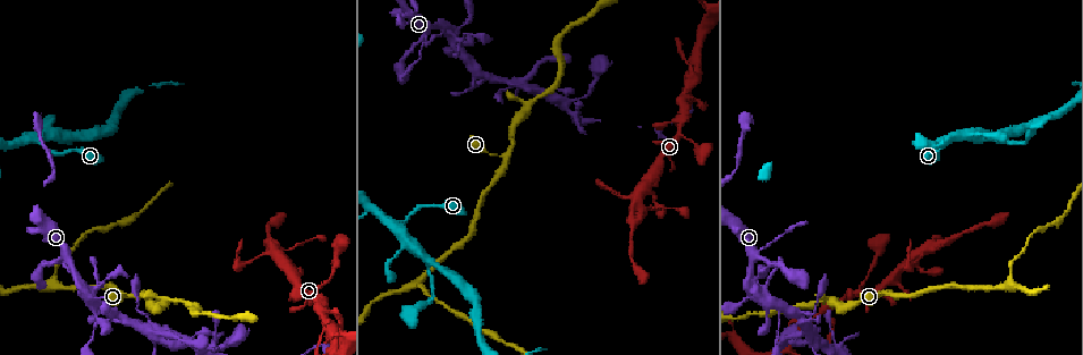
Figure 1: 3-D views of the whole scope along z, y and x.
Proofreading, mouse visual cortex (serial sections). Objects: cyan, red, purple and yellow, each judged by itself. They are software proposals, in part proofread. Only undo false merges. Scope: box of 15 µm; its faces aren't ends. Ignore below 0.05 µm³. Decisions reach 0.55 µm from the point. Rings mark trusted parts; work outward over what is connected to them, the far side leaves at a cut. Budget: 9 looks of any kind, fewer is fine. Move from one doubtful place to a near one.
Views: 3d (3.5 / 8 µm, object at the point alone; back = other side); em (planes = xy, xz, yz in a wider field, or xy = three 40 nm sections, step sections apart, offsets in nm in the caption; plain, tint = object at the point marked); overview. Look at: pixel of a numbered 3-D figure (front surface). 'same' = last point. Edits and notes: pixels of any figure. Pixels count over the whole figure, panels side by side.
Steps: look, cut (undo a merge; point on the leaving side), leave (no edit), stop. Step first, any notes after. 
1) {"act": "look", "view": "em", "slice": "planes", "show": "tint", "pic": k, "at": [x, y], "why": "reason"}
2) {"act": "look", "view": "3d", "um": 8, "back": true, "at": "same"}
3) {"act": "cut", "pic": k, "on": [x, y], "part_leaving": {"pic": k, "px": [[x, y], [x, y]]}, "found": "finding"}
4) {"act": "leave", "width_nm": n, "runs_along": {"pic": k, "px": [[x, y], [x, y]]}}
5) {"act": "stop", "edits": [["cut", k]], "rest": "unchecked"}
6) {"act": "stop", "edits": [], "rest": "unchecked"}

{"act": "look", "view": "3d", "um": 3.5, "back": true, "pic": 1, "at": [330, 326], "why": "two arms in line, one across"}

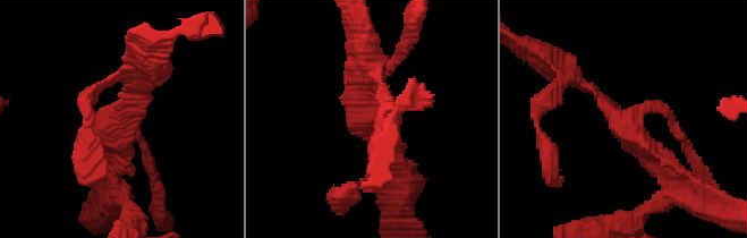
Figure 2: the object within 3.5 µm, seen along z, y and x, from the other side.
{"act": "look", "view": "em", "slice": "planes", "show": "tint", "pic": 2, "at": [116, 127], "why": "now the EM"}

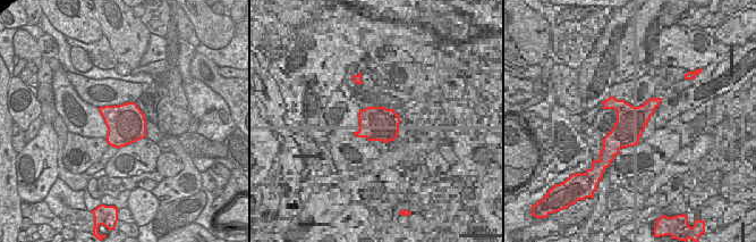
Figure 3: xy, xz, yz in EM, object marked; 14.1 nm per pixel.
{"act": "leave", "width_nm": 550, "runs_along": {"pic": 2, "px": [[577, 81], [595, 91], [679, 181]]}, "found": "one cell here"}

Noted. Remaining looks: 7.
{"act": "look", "view": "3d", "um": 3.5, "pic": 1, "at": [881, 294]}

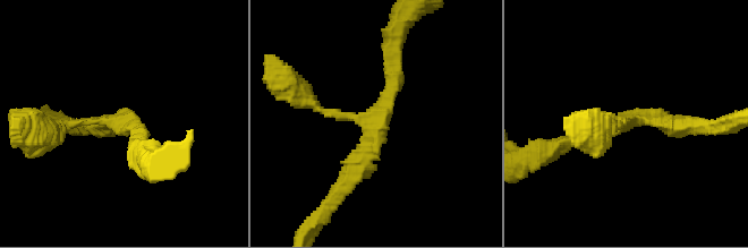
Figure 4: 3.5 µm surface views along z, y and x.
{"act": "look", "view": "em", "slice": "xy", "step": 2, "show": "tint", "pic": 4, "at": [368, 121], "arms": 3, "arm_widths_nm": [200, 200, 300], "why": "need the tissue"}

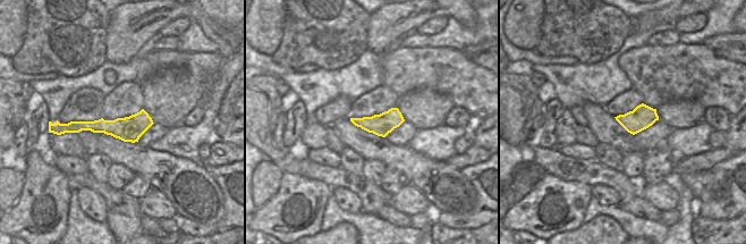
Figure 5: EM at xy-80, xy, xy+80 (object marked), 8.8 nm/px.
{"act": "leave", "runs_along": {"pic": 4, "px": [[602, 128], [634, 118], [693, 125]]}, "found": "one cell here"}

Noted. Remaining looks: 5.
{"act": "look", "view": "3d", "um": 3.5, "pic": 1, "at": [385, 270], "why": "sudden change in width"}

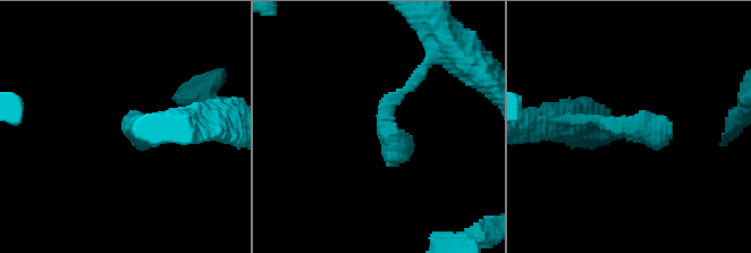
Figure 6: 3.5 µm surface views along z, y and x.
{"act": "look", "view": "em", "slice": "planes", "show": "tint", "pic": 6, "at": [631, 124]}

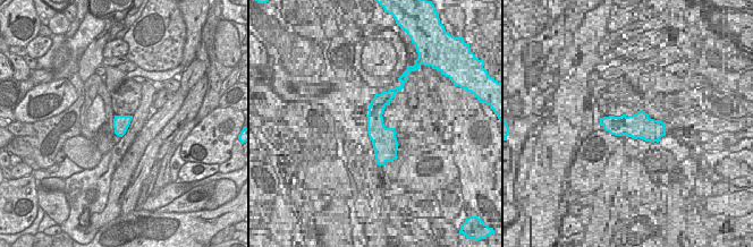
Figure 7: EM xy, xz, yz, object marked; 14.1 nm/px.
{"act": "leave", "runs_along": {"pic": 6, "px": [[429, 64], [387, 104], [387, 166]]}, "found": "continuous, no second cell"}

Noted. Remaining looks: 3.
{"act": "look", "view": "3d", "um": 3.5, "pic": 1, "at": [214, 341], "why": "sharp bend"}

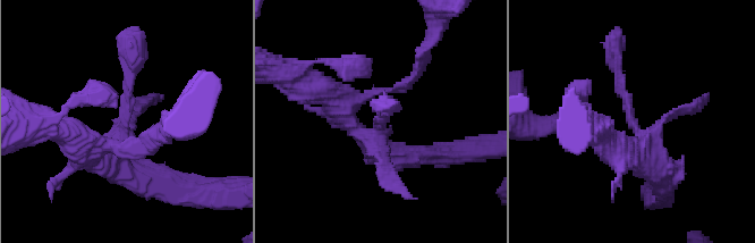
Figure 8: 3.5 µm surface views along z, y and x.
{"act": "look", "view": "em", "slice": "xy", "step": 1, "show": "tint", "pic": 8, "at": [125, 126], "why": "now the EM"}

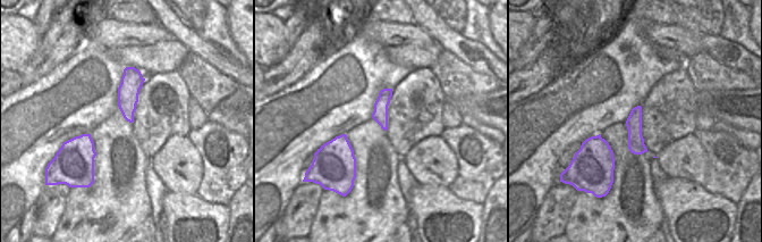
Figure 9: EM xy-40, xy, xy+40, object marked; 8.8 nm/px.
{"act": "look", "view": "em", "slice": "xy", "step": 2, "show": "tint", "at": "same", "why": "another direction"}

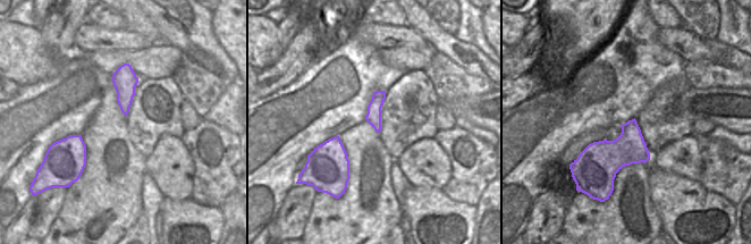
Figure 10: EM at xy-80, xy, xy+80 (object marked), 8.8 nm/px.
{"act": "leave", "runs_along": {"pic": 8, "px": [[86, 142], [125, 149], [132, 56]]}, "found": "all the same cell"}

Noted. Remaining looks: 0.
{"act": "stop", "edits": [], "rest": "unchecked"}

